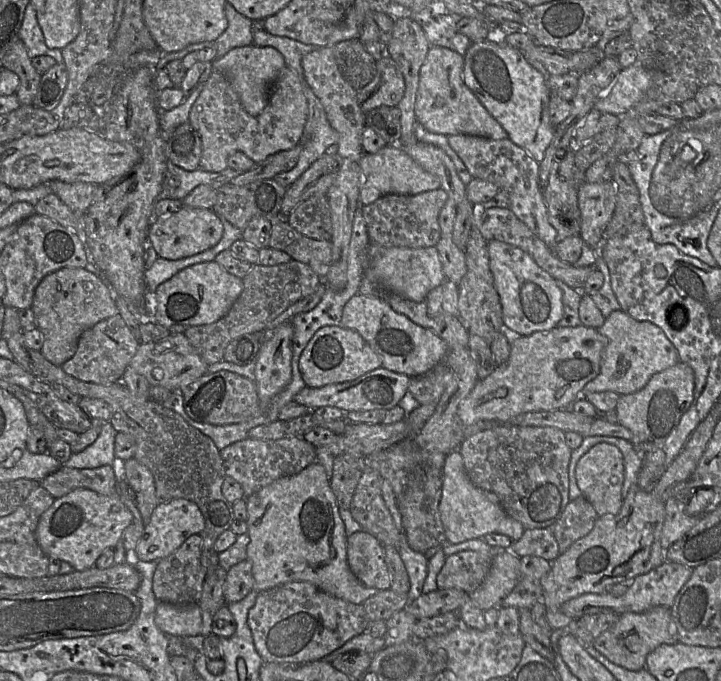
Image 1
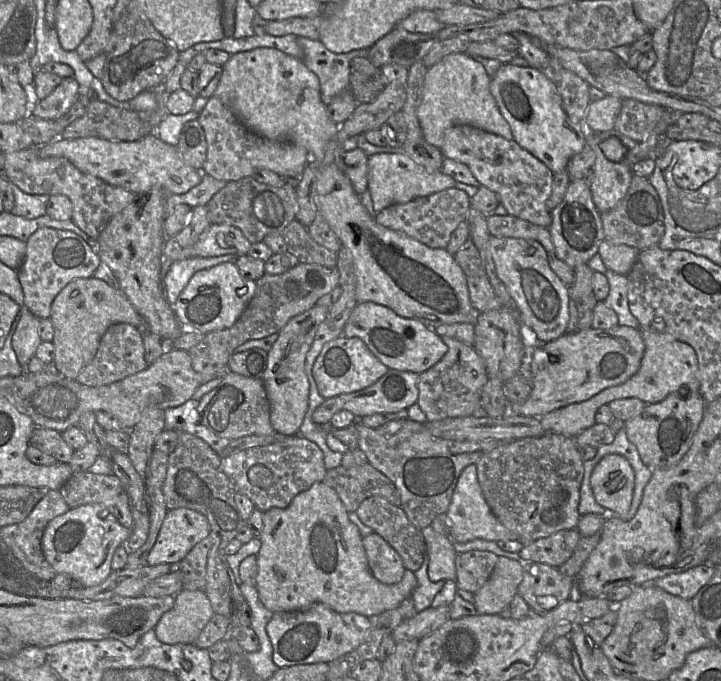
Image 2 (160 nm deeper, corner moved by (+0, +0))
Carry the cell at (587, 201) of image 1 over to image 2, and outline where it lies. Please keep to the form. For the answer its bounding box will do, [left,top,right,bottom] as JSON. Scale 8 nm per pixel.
[589,130,638,214]

